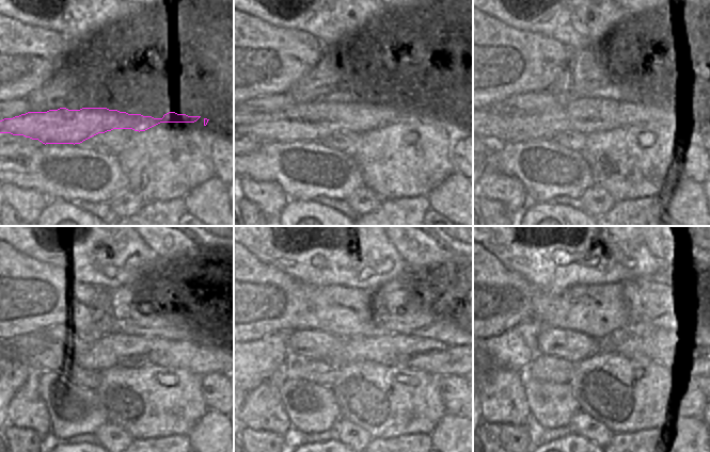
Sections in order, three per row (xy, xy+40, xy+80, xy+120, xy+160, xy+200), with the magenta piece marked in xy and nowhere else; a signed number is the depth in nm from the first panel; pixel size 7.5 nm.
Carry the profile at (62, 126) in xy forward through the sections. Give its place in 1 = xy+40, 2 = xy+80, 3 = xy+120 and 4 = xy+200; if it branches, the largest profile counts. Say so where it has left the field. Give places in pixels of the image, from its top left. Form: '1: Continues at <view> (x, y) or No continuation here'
1: Continues at xy+40 (311, 122)
2: Continues at xy+80 (585, 115)
3: Continues at xy+120 (109, 351)
4: Continues at xy+200 (659, 345)

